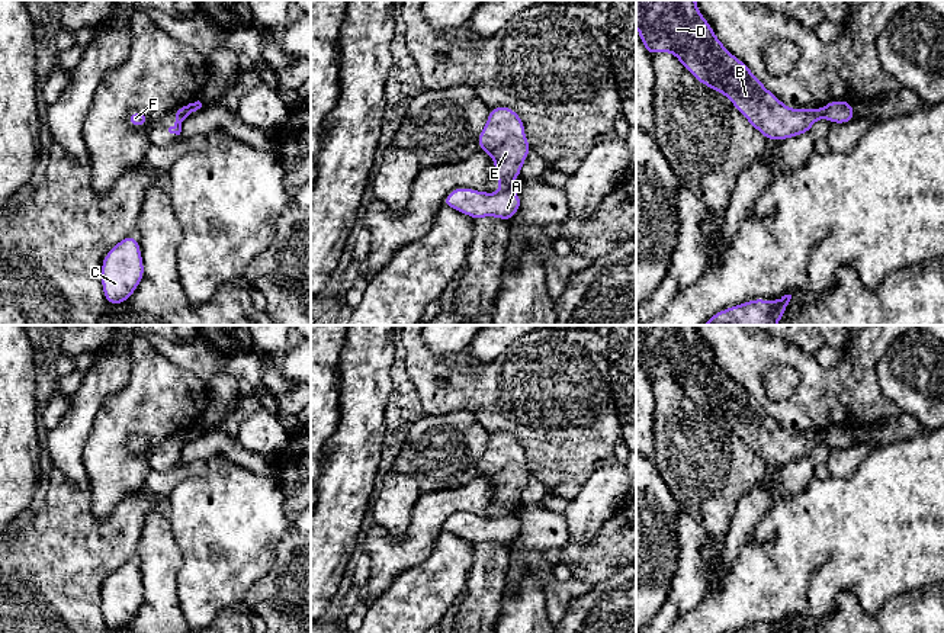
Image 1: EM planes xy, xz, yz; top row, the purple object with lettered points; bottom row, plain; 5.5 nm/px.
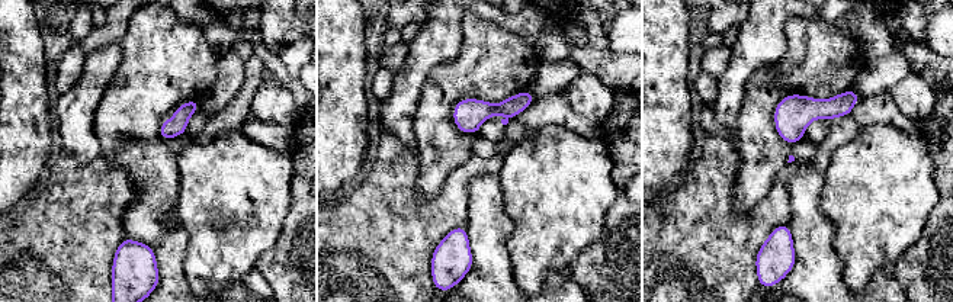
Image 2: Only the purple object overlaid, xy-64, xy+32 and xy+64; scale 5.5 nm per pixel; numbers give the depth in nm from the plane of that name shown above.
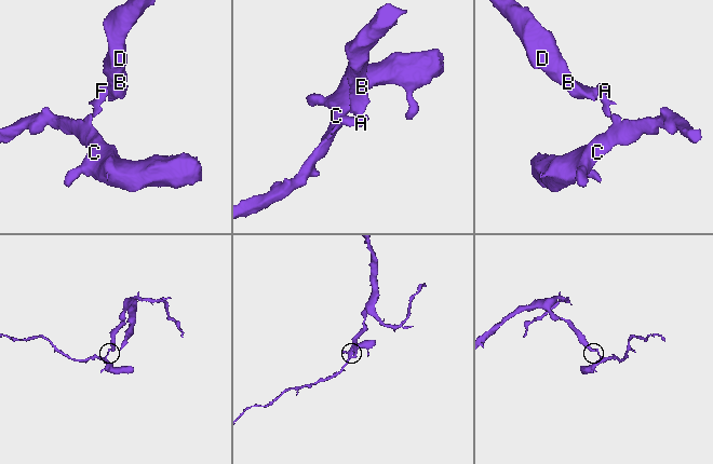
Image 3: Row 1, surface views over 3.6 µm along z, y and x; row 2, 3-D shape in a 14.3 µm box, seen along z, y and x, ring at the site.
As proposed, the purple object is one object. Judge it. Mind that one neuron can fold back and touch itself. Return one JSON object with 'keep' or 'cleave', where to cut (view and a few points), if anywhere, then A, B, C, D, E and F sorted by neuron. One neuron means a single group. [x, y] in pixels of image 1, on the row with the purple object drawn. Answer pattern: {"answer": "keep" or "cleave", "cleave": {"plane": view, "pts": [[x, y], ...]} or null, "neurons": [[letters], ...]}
{"answer": "cleave", "cleave": {"plane": "xz", "pts": [[510, 188], [500, 192]]}, "neurons": [["A", "C", "F"], ["B", "D", "E"]]}

